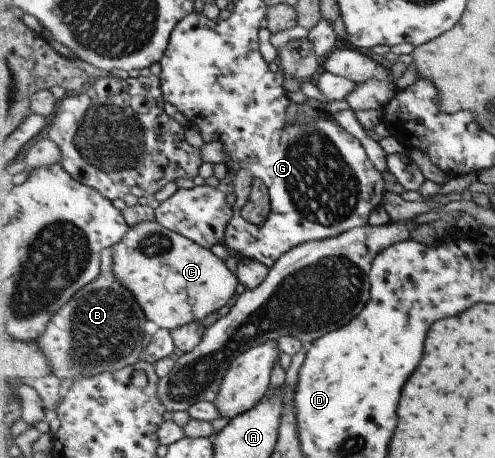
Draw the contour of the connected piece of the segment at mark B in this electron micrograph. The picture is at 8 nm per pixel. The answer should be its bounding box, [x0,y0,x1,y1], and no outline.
[36,248,148,382]

